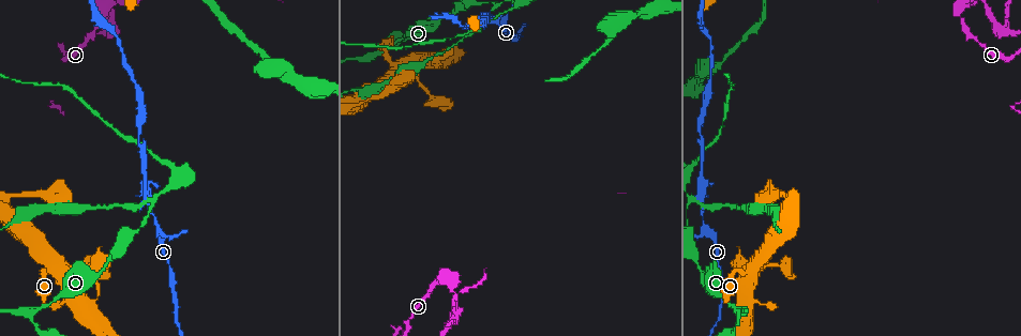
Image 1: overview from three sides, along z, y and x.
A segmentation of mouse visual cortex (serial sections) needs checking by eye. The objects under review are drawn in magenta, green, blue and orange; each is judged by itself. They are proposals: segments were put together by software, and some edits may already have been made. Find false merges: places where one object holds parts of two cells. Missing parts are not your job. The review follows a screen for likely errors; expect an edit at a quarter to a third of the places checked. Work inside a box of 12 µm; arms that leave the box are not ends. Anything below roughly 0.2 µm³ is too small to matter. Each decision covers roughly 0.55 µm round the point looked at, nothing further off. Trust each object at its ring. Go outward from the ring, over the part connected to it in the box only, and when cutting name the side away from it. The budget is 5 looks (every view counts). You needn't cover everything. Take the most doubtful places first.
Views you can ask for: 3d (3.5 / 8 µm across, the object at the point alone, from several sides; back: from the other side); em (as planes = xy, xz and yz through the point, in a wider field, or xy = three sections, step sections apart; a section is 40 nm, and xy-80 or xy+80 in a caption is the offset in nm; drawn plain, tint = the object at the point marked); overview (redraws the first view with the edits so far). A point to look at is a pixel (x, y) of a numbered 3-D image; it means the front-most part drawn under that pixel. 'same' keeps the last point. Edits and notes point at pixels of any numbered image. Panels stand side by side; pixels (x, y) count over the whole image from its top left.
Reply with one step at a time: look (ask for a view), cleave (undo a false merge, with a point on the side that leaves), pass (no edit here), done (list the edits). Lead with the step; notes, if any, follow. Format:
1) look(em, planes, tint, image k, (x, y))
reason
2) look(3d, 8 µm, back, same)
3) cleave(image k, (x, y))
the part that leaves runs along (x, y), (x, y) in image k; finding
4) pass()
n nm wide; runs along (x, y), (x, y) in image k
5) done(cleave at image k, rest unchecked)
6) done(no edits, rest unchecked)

look(3d, 3.5 µm, image 1, (456, 313))
abrupt turn

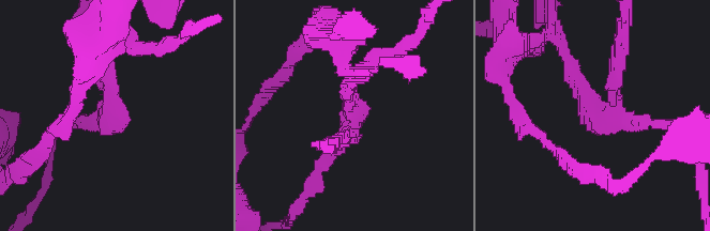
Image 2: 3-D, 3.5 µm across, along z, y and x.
look(em, xy, step 1, tint, image 2, (355, 113))

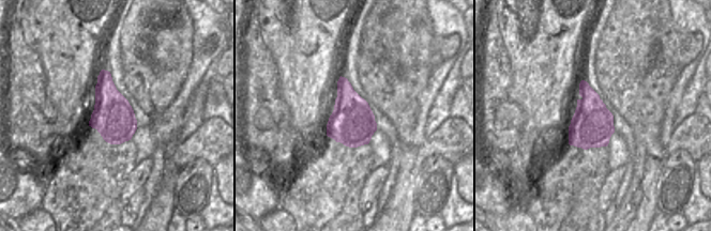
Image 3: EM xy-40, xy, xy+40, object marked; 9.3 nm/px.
cleave(image 2, (614, 58))
3 arms; arms of 150, 150, 200 nm; the part that leaves runs along (612, 98), (622, 45) in image 2; two cells meet here

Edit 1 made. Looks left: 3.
look(3d, 8 µm, image 1, (143, 178))
thick turns thin

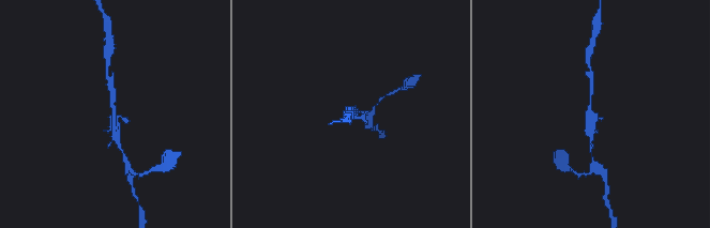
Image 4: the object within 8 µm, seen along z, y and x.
look(em, xy, step 2, tint, image 4, (593, 112))

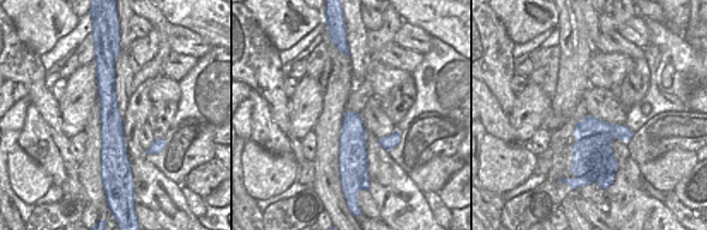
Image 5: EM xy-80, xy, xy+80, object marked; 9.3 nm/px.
pass()
runs along (119, 143), (115, 138), (109, 81) in image 4; all the same cell

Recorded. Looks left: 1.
done(cleave at image 2, rest unchecked)

